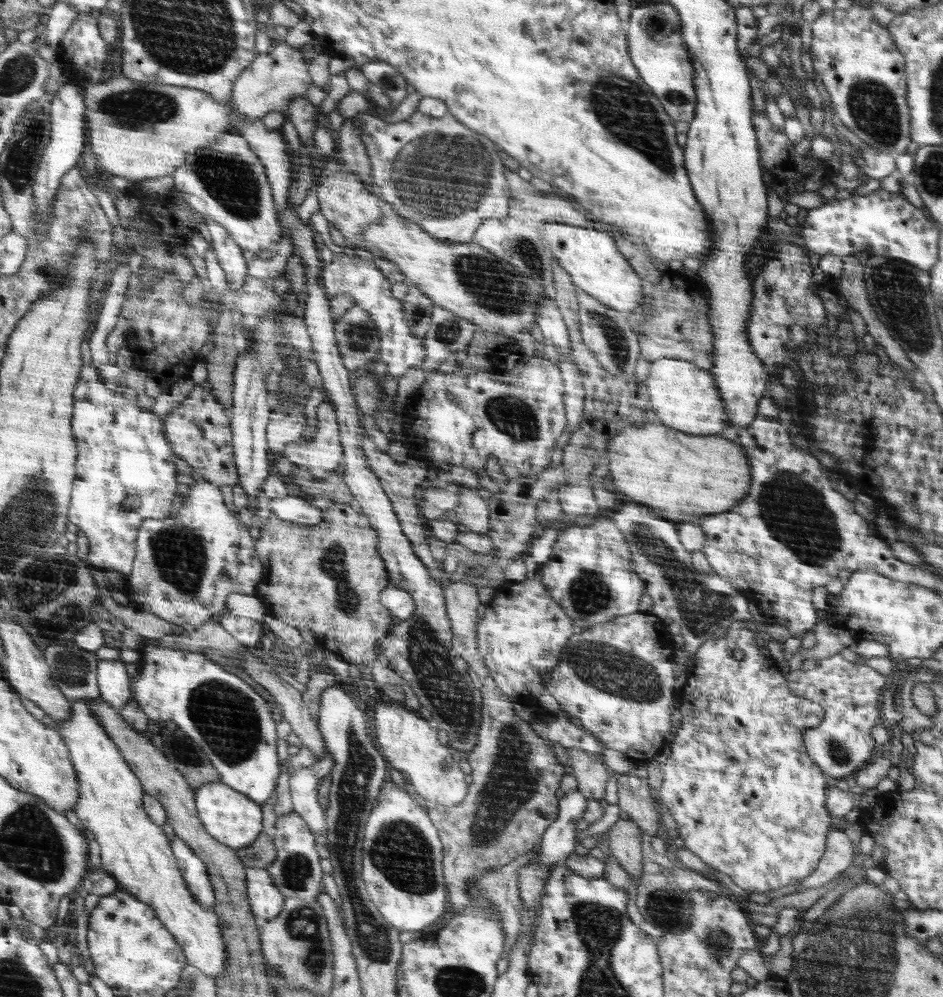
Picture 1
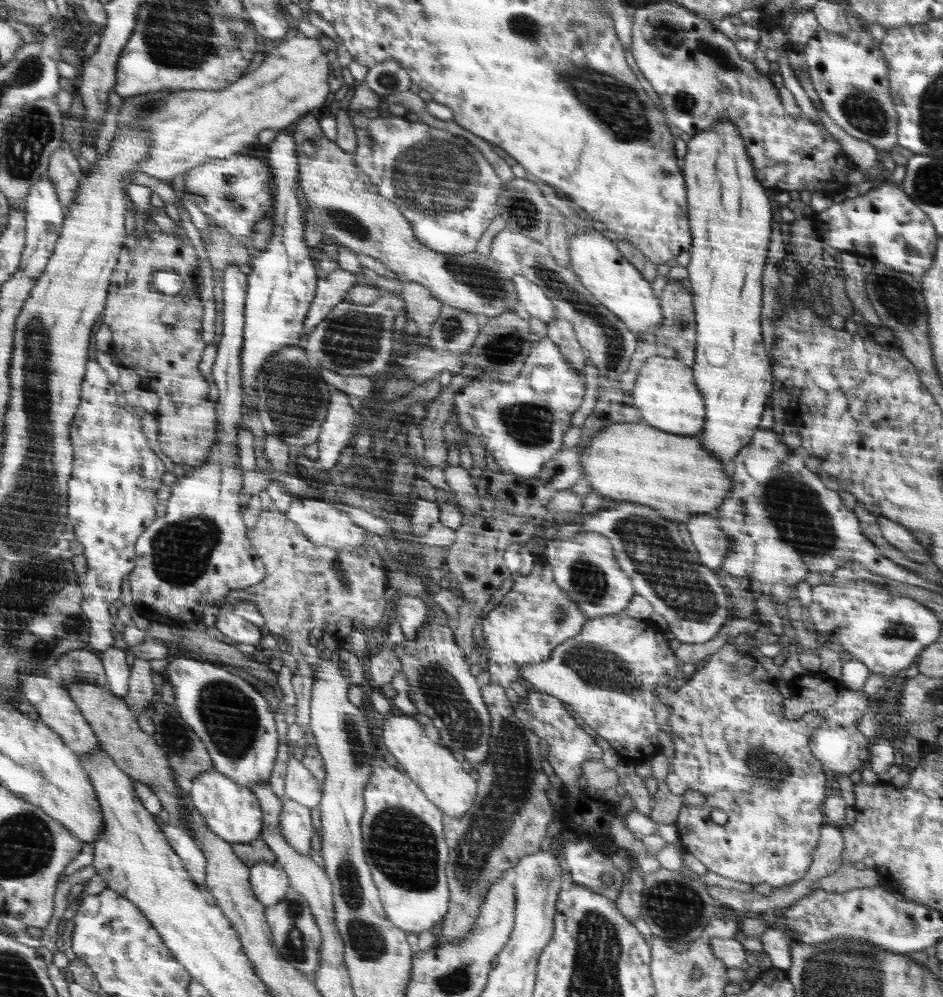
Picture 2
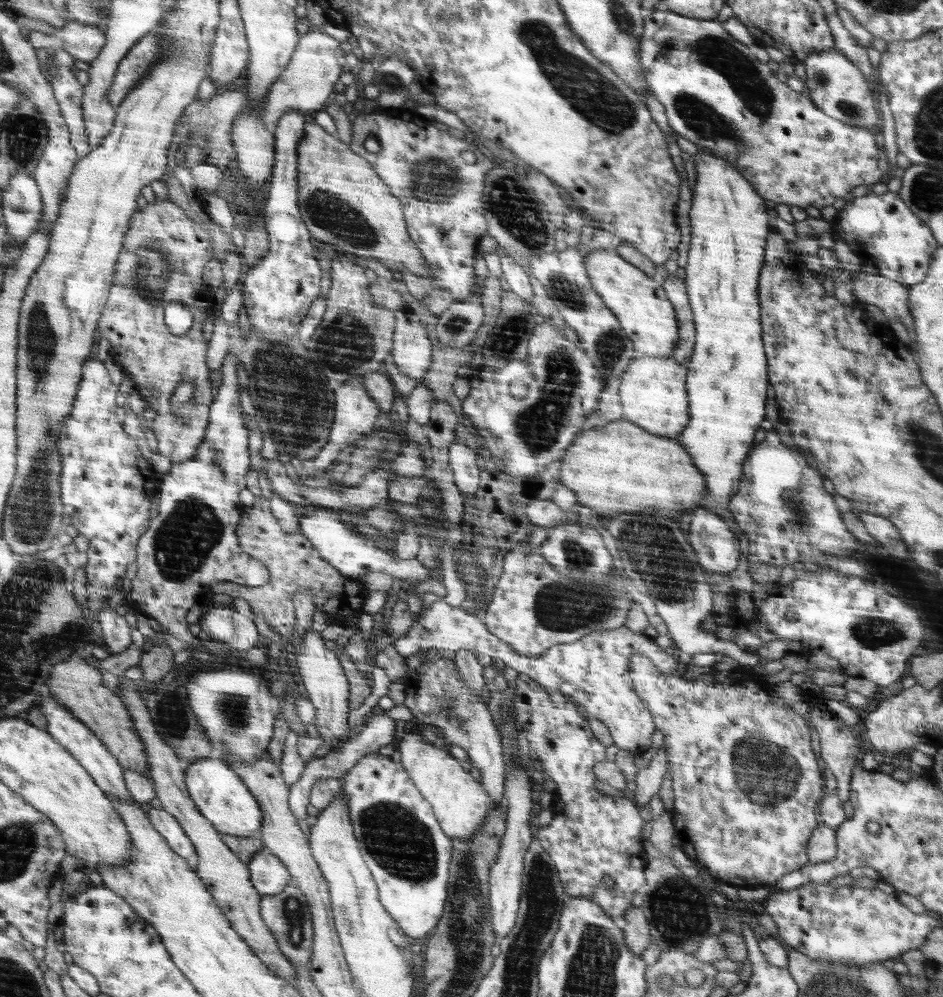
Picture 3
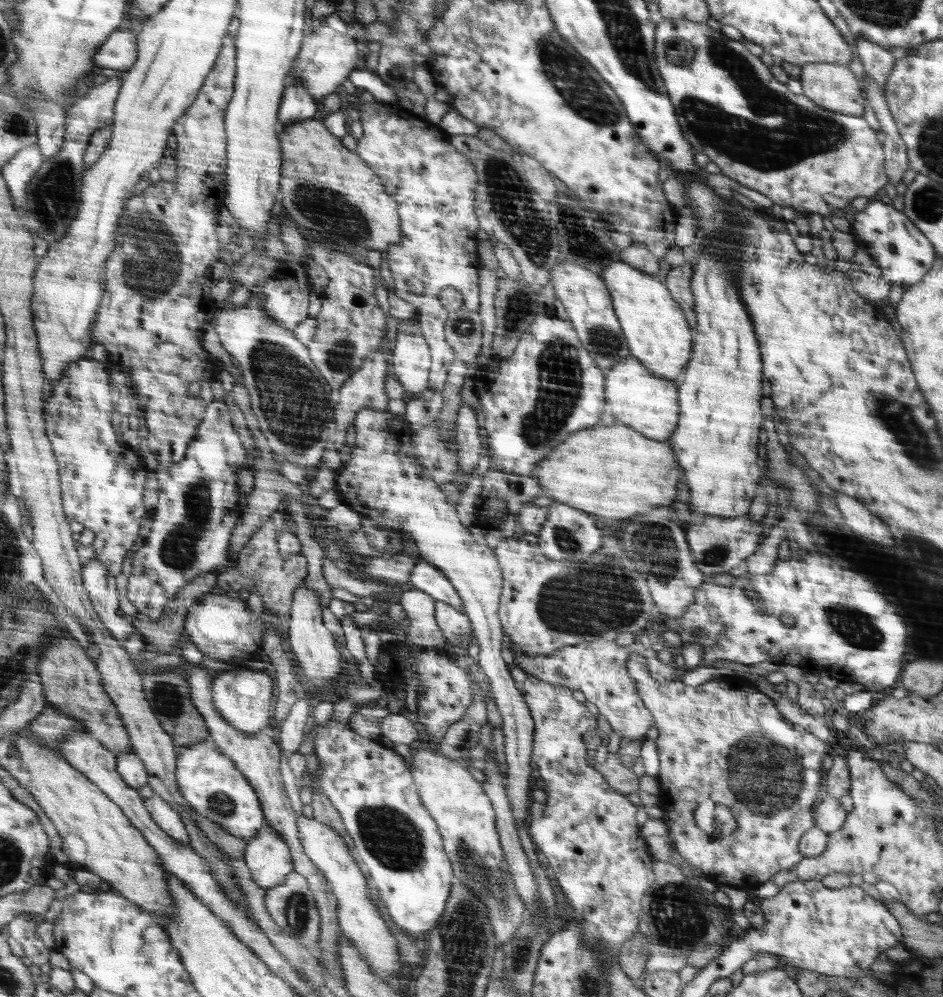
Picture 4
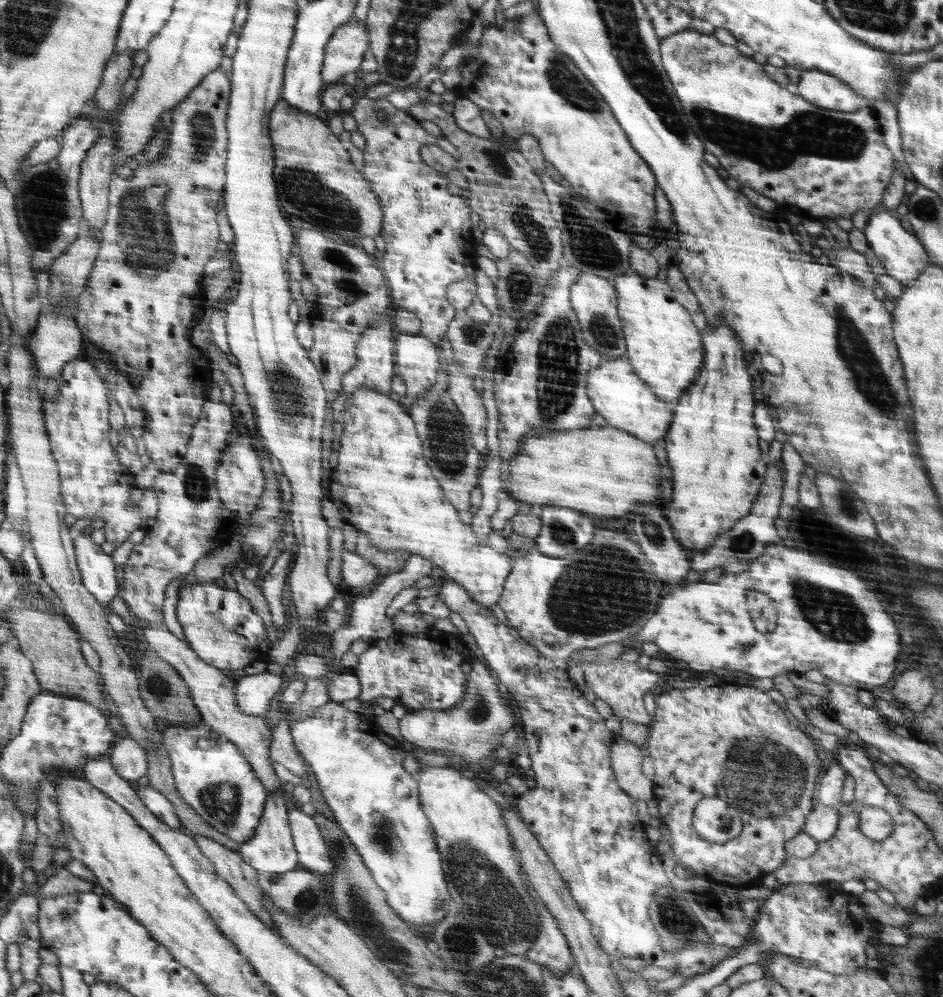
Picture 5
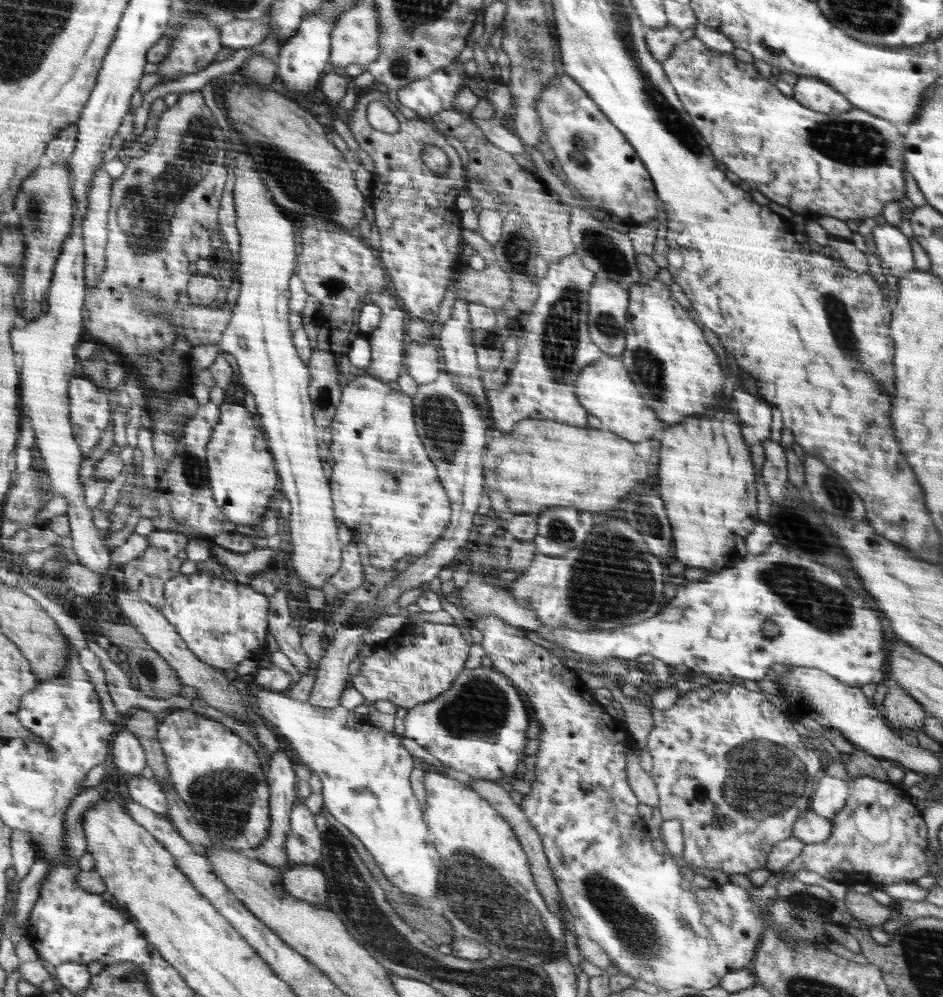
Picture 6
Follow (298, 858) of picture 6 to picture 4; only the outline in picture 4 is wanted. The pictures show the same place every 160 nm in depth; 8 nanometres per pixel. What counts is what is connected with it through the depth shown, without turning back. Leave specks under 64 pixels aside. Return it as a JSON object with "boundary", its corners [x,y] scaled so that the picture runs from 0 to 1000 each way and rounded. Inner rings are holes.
{"boundary":[[[319,817],[317,820],[317,842],[320,844],[322,855],[326,860],[333,864],[334,868],[343,875],[343,878],[351,884],[351,890],[358,903],[358,924],[359,933],[366,940],[387,959],[393,967],[397,975],[408,984],[420,983],[426,967],[423,965],[423,952],[419,939],[415,936],[415,931],[406,924],[401,908],[393,903],[392,891],[389,891],[390,879],[386,878],[386,871],[381,864],[376,863],[371,851],[349,826],[341,826],[336,822]]]}

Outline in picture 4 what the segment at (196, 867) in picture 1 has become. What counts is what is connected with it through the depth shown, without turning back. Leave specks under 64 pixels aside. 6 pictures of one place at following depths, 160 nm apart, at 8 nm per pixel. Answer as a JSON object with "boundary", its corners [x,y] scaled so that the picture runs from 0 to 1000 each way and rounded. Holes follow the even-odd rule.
{"boundary":[[[162,797],[159,800],[153,800],[155,810],[160,816],[161,822],[173,831],[178,839],[185,840],[191,847],[201,847],[201,840],[195,832],[195,824],[191,822],[191,817],[173,800]]]}

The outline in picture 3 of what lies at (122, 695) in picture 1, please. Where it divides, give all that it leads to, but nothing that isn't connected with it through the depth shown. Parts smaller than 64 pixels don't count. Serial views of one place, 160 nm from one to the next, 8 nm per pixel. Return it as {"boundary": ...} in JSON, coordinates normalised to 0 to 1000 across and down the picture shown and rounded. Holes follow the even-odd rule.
{"boundary":[[[112,604],[105,612],[103,623],[109,634],[107,646],[118,657],[123,658],[138,648],[138,628],[131,618],[123,615],[122,611],[117,609],[116,604]]]}

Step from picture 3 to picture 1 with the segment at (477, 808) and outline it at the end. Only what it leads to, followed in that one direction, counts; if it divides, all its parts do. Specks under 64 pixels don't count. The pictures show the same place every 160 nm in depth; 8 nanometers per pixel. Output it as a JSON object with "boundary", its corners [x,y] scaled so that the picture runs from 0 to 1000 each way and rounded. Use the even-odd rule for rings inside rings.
{"boundary":[[[403,700],[399,703],[397,716],[399,742],[403,752],[410,758],[411,764],[425,774],[433,776],[434,784],[455,807],[484,808],[490,805],[496,786],[492,776],[486,770],[486,764],[479,762],[479,756],[473,748],[462,742],[462,733],[454,728],[450,720],[443,720],[439,713],[428,712],[420,706]]]}

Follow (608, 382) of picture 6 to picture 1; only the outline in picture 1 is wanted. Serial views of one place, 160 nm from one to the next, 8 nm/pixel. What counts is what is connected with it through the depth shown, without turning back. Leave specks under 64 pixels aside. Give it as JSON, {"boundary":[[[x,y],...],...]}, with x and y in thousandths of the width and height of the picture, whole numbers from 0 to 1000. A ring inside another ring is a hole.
{"boundary":[[[696,360],[690,363],[684,384],[691,409],[700,424],[721,430],[721,433],[738,436],[761,435],[772,429],[771,412],[767,408],[766,397],[758,386],[758,378],[751,370],[741,369],[729,361]]]}

